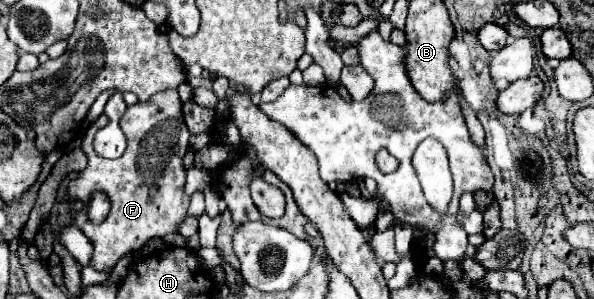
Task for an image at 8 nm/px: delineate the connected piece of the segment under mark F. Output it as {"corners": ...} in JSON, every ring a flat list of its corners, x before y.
{"corners":[[164,90,146,102,136,102,134,106,126,108,124,116,120,118,120,128,126,134,128,146,126,152,116,160,100,158,92,148,96,132,108,122,108,116,102,114,84,132,82,150,88,158,88,166,76,180,70,180,68,186,68,192,80,198,84,204,88,202,88,198,92,198,94,192,104,192,110,200,110,212,102,224,92,224,84,208,74,218,74,226,78,226,94,244,92,268,96,270,110,270,122,256,144,248,150,238,160,238,176,232,176,224,186,218,190,204,184,194,186,170,182,166,190,132,184,124,178,92]]}

